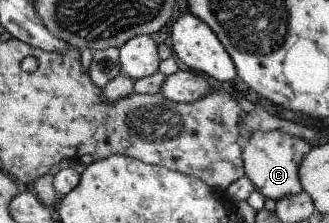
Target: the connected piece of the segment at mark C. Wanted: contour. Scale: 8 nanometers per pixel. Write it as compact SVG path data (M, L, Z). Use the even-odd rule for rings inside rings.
M276 129L269 132L254 132L248 145L241 151L241 158L245 174L255 185L255 189L260 190L265 198L276 201L280 197L303 191L299 180L299 163L310 150L311 146L307 140Z

